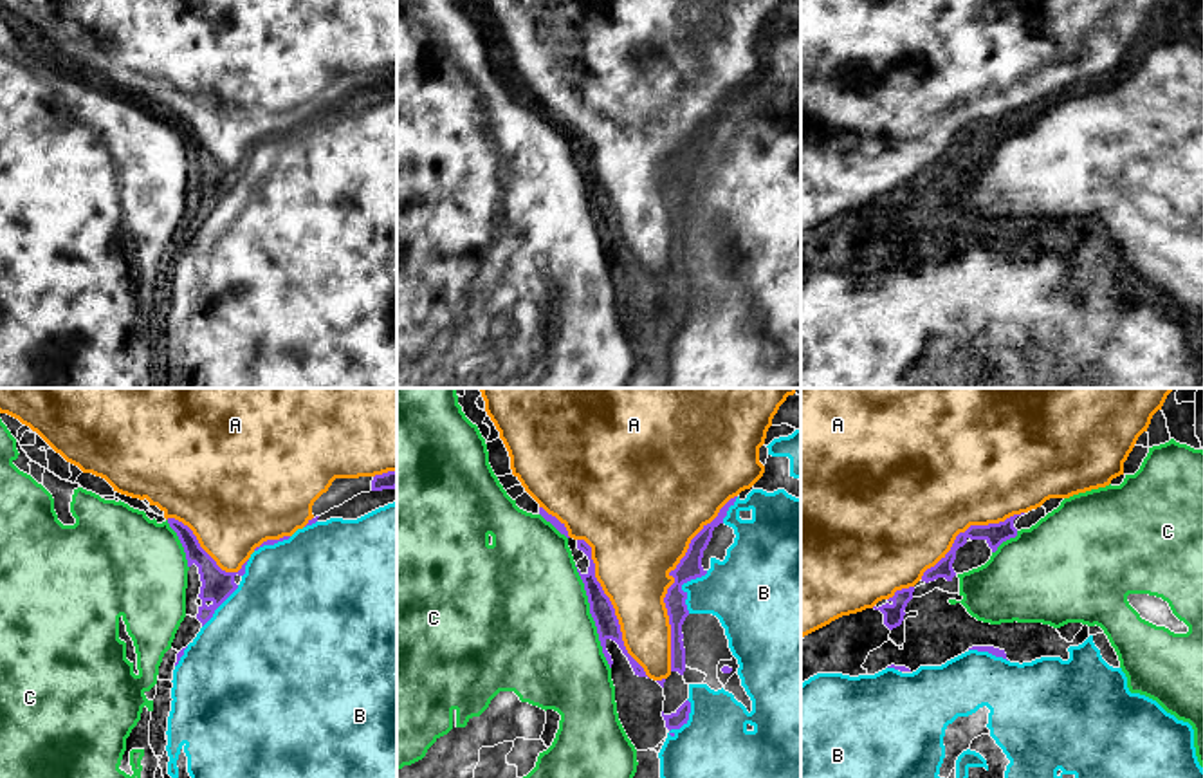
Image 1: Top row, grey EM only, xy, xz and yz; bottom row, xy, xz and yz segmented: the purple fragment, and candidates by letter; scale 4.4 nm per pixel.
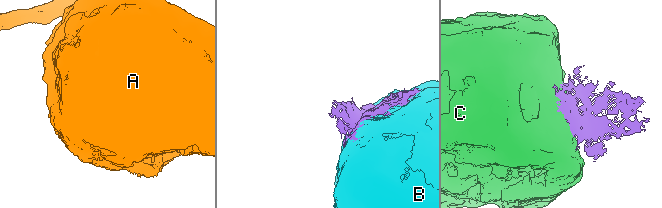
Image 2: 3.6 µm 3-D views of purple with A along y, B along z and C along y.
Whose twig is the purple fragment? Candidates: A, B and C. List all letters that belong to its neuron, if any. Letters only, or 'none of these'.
B

